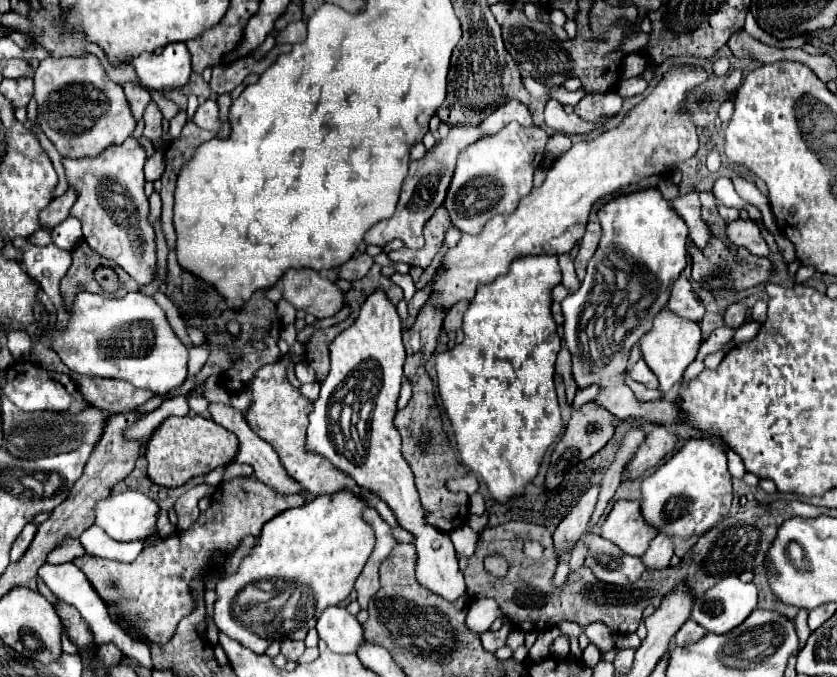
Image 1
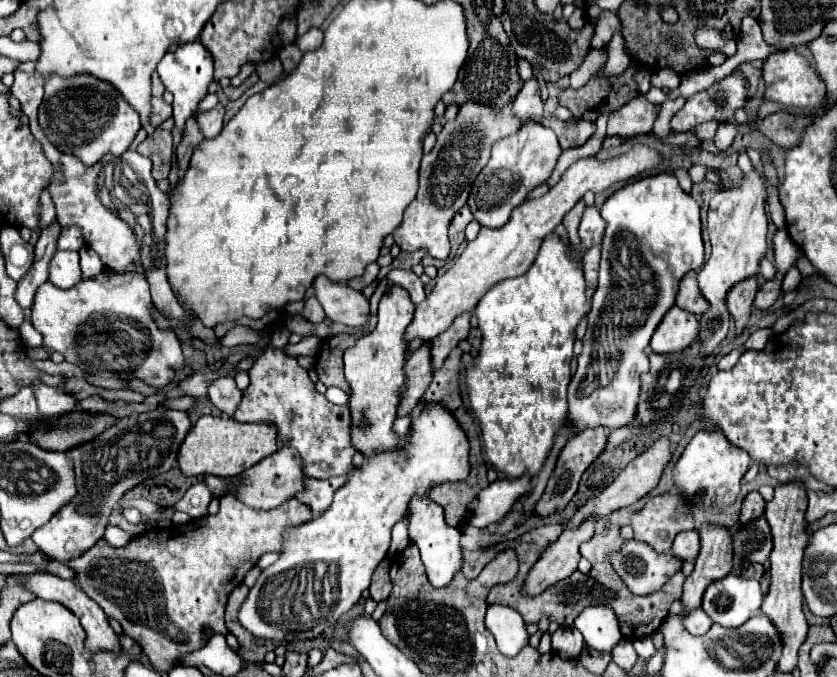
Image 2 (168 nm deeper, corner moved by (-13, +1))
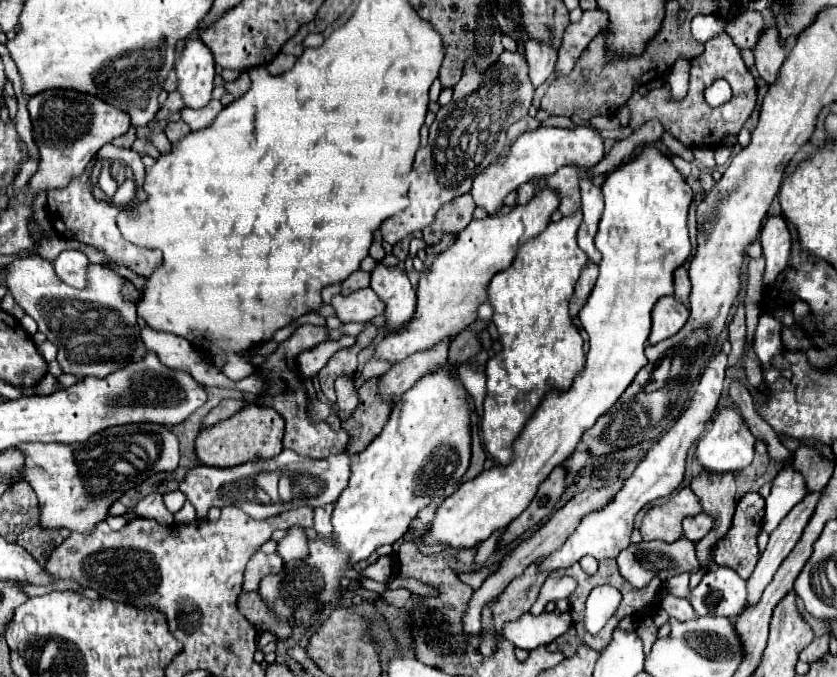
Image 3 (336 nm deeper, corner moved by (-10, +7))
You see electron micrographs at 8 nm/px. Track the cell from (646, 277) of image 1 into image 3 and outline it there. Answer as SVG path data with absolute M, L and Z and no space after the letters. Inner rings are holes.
M648 147L642 151L640 157L626 163L624 167L610 173L602 185L604 195L604 213L600 219L600 229L596 233L596 249L602 253L600 259L600 275L598 281L586 301L586 305L580 311L582 327L588 333L590 349L586 353L586 365L580 371L578 377L574 377L570 389L566 393L548 393L548 397L540 403L540 409L536 409L534 417L524 427L518 441L514 441L514 459L512 465L496 467L490 471L482 471L476 479L464 483L454 495L446 497L438 509L436 517L432 521L432 529L426 535L426 543L448 543L450 547L474 547L480 541L488 539L490 533L504 529L514 521L526 505L536 495L538 485L546 479L546 475L560 463L564 463L572 451L576 449L580 437L586 429L590 429L598 417L608 413L614 403L620 399L624 389L632 383L636 373L646 365L646 339L650 333L652 323L652 307L654 303L674 293L674 269L684 265L688 257L692 255L692 243L688 235L688 207L692 203L692 189L684 181L684 177L676 171L672 161L660 153L656 147Z

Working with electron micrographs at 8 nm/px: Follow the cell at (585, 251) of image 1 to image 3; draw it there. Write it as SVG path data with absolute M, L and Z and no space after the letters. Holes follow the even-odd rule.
M588 261L586 267L582 269L582 273L580 273L580 279L576 283L576 291L574 291L574 297L572 297L572 303L570 303L570 315L572 317L576 317L578 311L582 309L582 305L586 303L592 287L596 283L596 277L598 277L598 267L596 267L596 263Z

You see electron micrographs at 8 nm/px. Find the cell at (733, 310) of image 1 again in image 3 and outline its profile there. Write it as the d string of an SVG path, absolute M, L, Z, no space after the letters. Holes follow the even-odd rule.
M768 217L762 225L760 231L760 243L766 259L766 269L762 277L762 285L768 287L776 281L776 277L786 269L790 261L790 247L792 247L792 237L786 221L778 217Z

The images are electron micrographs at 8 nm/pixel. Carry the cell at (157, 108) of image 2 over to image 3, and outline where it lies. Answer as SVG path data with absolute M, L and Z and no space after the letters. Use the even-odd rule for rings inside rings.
M172 91L172 93L168 95L168 99L166 99L164 107L158 111L156 119L158 119L158 121L160 121L160 119L166 119L170 113L174 113L174 111L180 111L182 107L184 107L184 103L182 103L182 97L180 97L180 93L178 93L178 91Z

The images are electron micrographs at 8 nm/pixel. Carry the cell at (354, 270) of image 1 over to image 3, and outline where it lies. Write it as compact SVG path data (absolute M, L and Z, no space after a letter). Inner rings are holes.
M358 269L342 283L342 293L352 293L352 291L356 291L360 287L368 287L368 285L370 285L370 273L364 269Z

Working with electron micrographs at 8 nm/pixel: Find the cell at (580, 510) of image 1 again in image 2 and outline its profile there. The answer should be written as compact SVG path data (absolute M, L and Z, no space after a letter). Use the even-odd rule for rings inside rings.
M587 519L581 527L575 527L571 531L565 529L561 537L545 549L535 567L529 571L523 585L523 595L541 595L547 587L569 577L577 569L577 563L581 559L581 543L593 537L595 523L595 519Z

